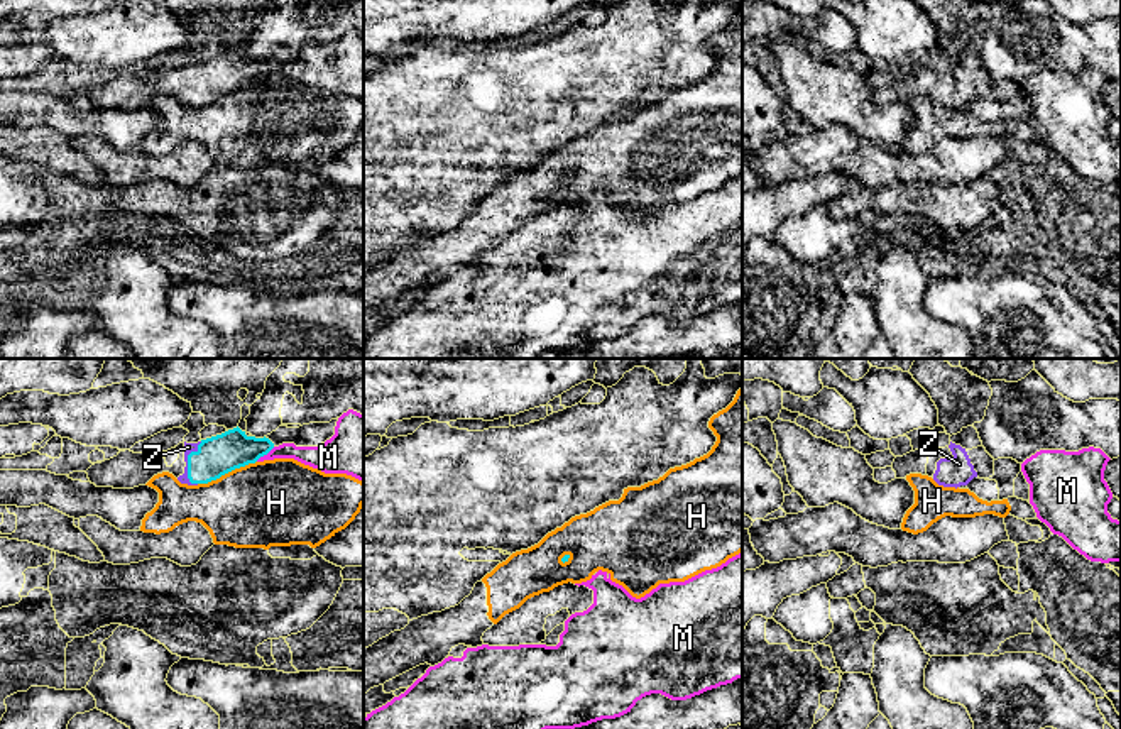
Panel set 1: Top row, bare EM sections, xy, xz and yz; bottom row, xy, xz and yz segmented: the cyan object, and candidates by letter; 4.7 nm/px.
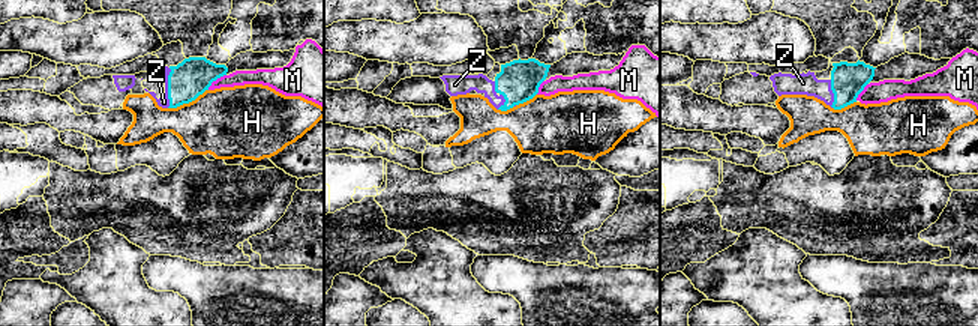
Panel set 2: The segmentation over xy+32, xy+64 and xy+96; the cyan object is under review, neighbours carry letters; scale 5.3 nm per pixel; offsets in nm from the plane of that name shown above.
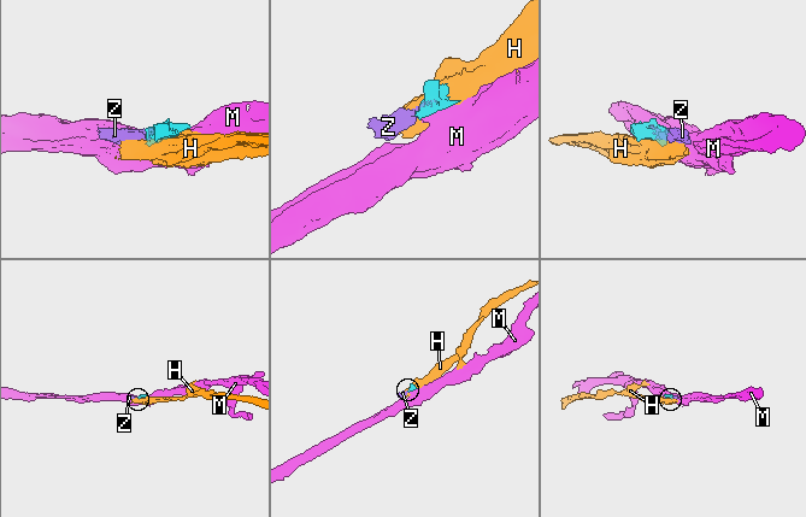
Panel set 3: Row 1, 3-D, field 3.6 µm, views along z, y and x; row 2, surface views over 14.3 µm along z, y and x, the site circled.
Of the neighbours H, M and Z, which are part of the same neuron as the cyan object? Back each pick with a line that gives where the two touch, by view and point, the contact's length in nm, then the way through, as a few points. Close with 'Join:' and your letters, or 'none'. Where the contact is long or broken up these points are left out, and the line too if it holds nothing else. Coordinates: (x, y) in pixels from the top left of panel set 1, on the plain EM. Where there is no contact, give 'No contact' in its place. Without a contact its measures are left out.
Z: Touches cyan at xy (188, 83). Shared border 220 nm
Join: Z

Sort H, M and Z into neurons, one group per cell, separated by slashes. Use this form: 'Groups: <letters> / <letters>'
Groups: H / M / Z

